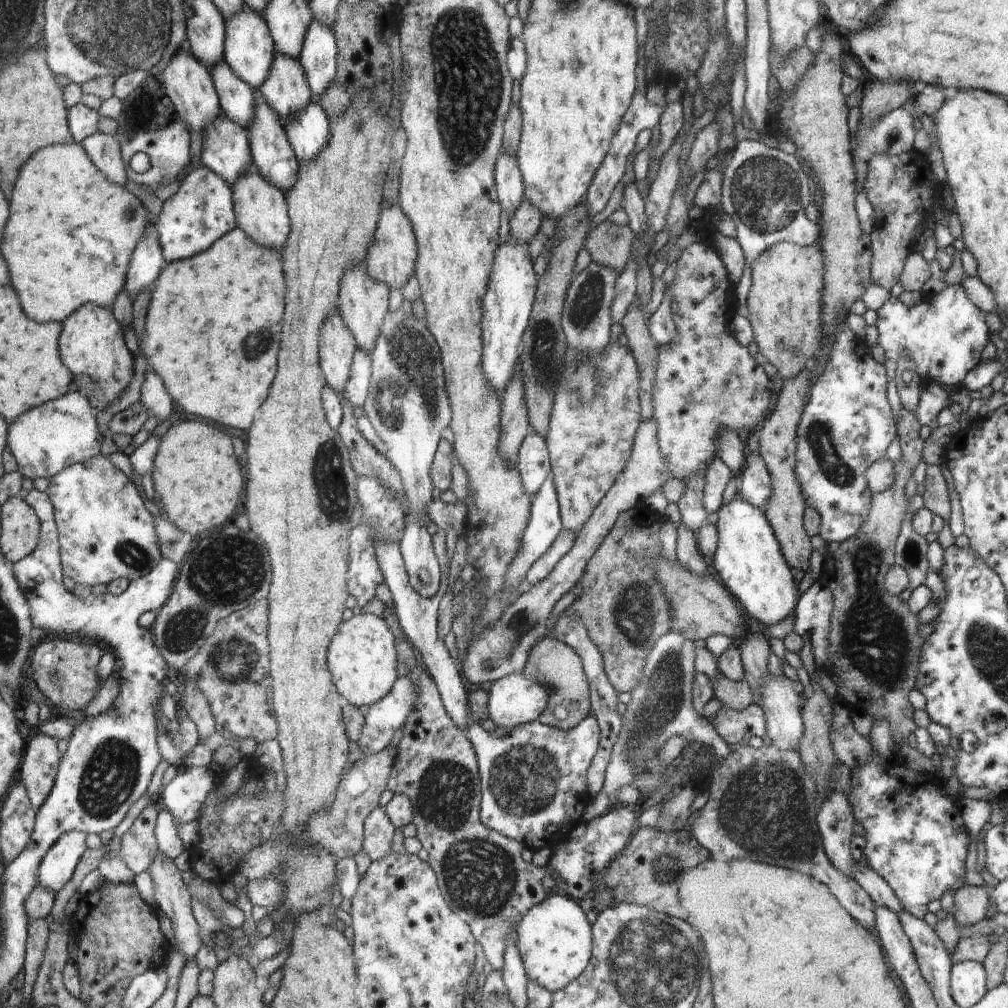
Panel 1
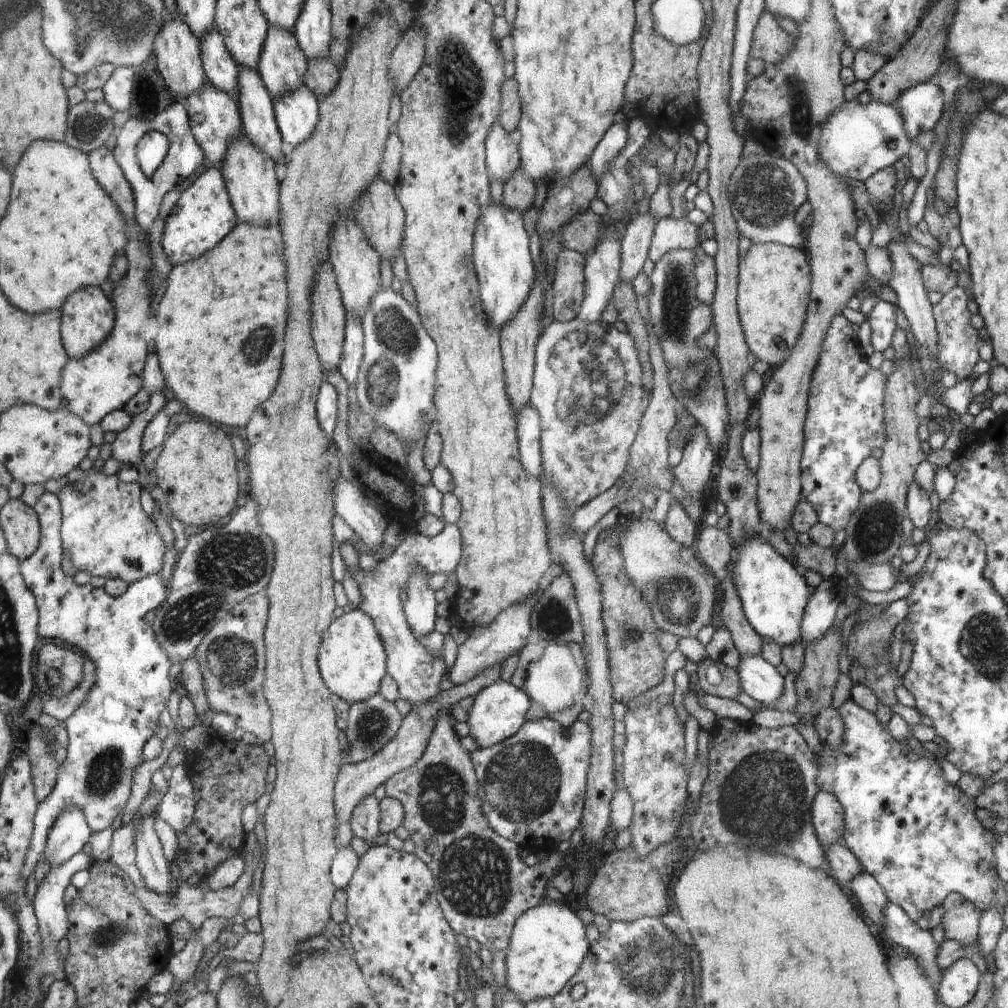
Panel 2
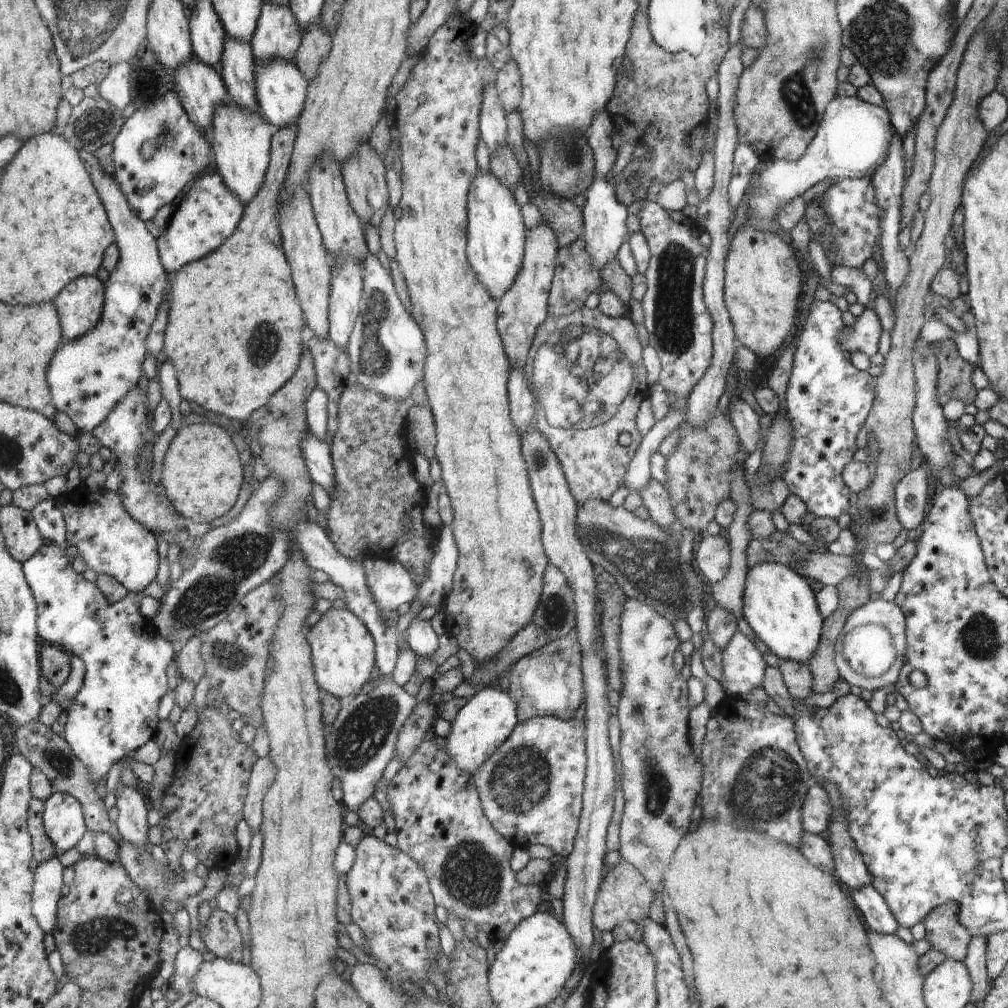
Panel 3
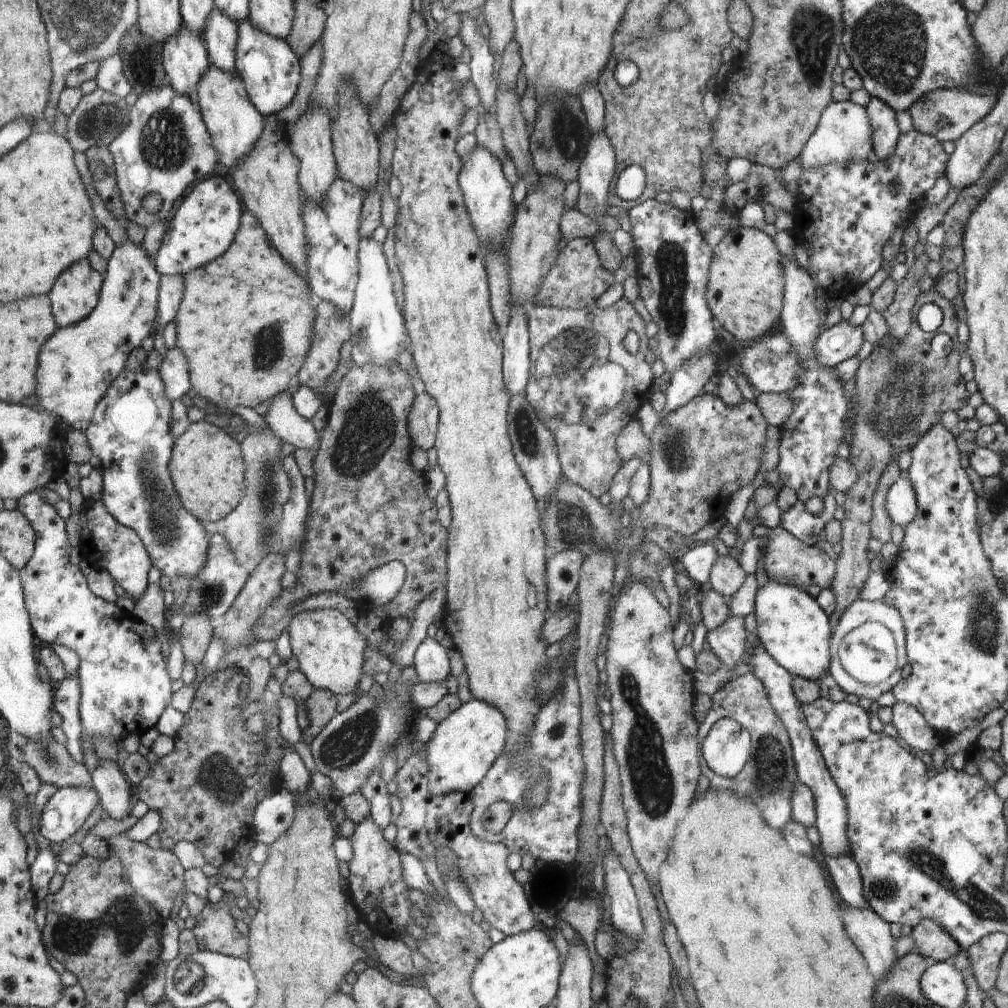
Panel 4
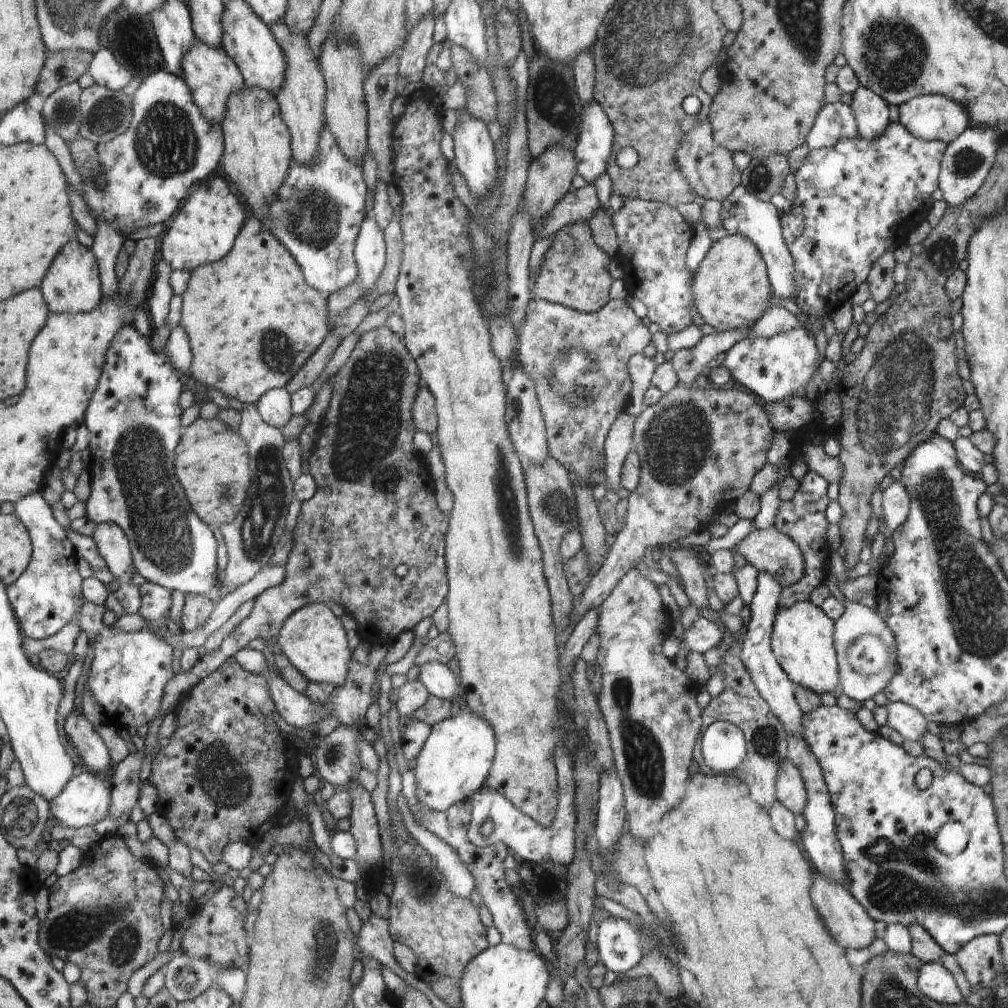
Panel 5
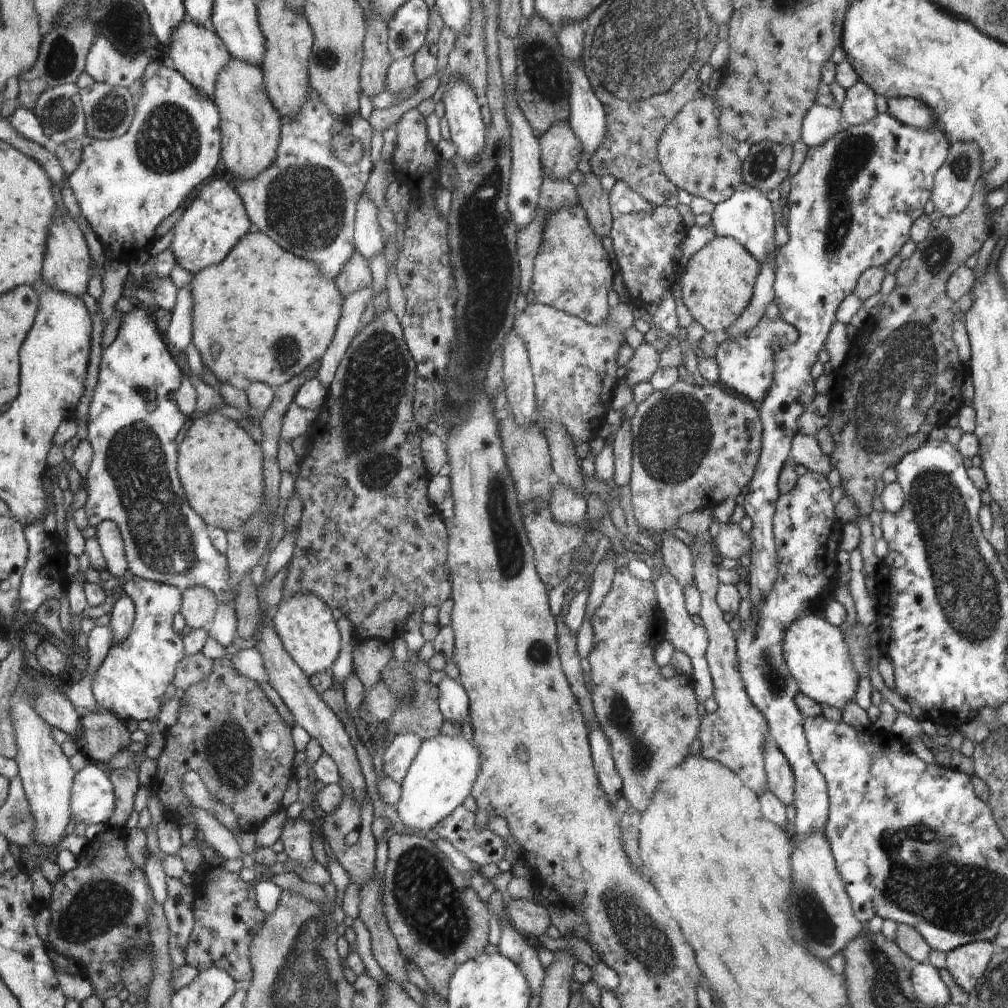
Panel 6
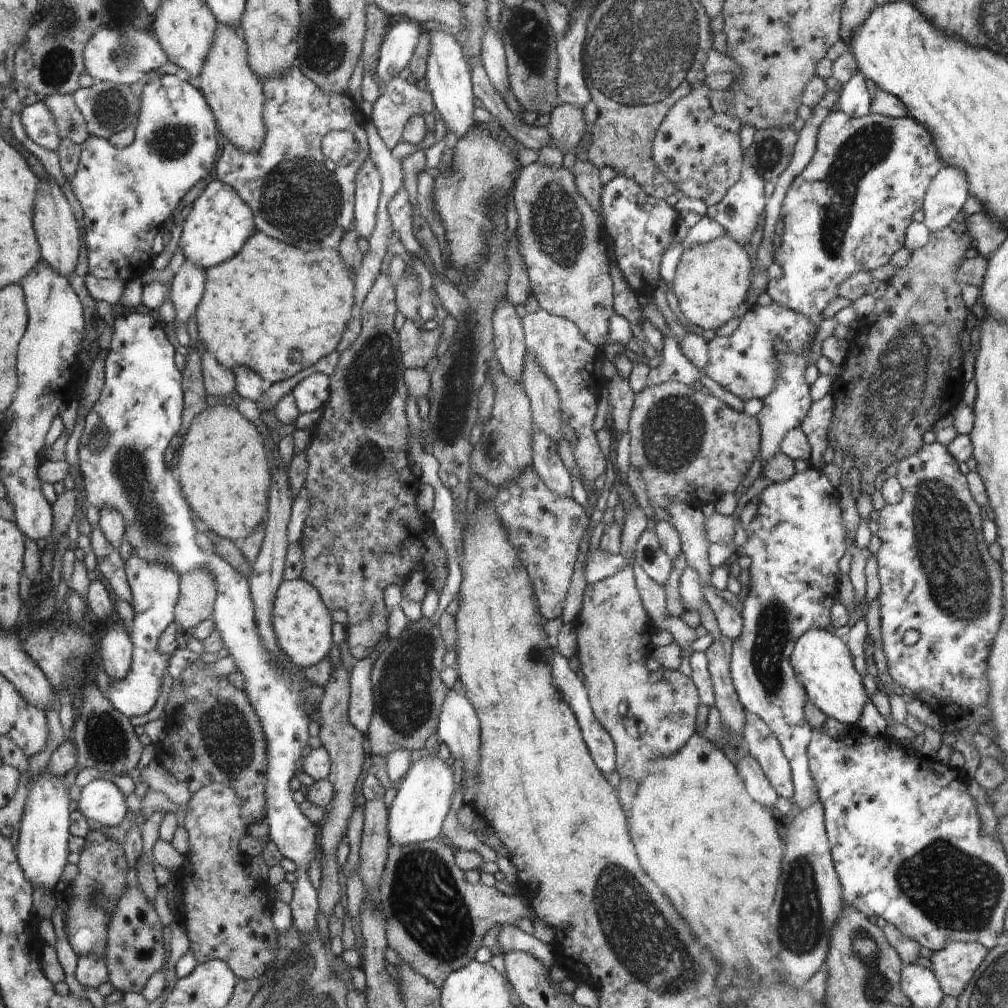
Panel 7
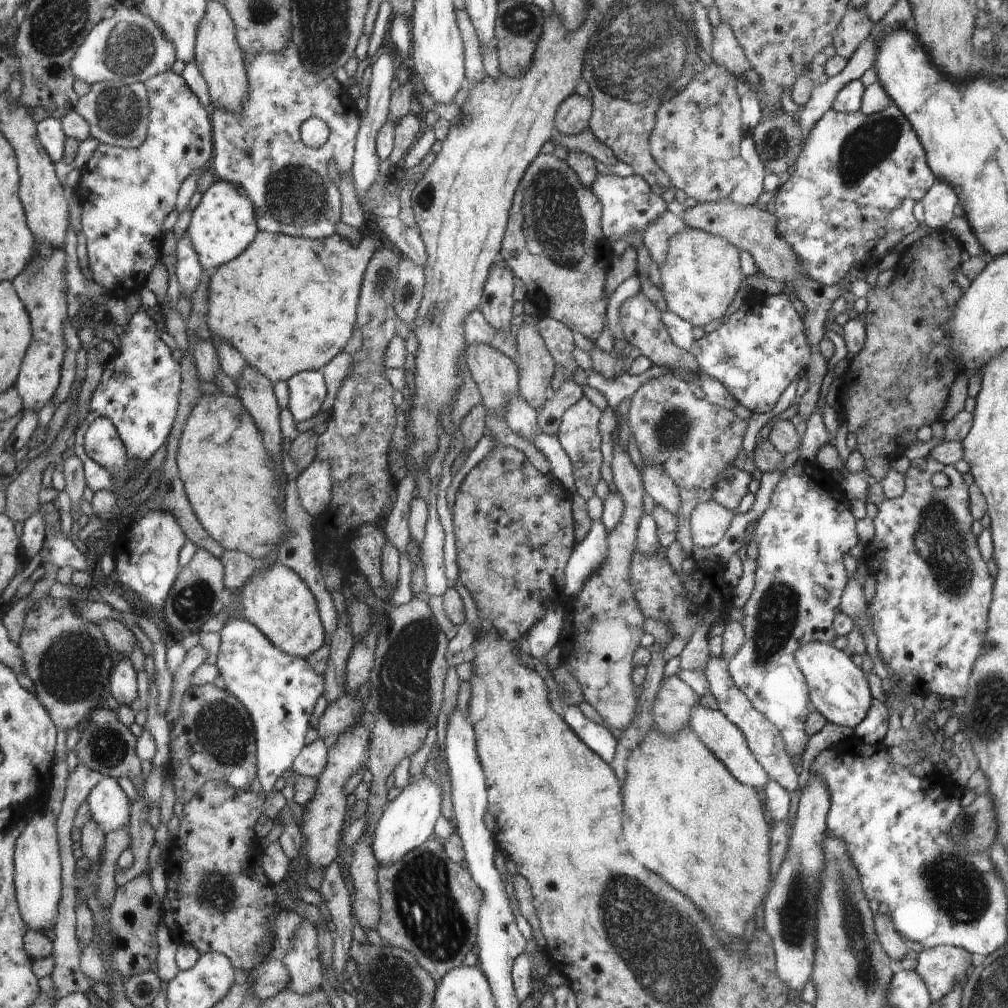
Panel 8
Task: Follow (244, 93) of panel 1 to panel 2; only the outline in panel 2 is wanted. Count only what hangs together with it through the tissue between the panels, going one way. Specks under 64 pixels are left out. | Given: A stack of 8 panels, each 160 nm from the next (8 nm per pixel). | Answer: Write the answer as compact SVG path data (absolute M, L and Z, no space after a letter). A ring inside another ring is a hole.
M215 28L206 37L200 38L203 69L208 84L234 96L238 92L239 66Z

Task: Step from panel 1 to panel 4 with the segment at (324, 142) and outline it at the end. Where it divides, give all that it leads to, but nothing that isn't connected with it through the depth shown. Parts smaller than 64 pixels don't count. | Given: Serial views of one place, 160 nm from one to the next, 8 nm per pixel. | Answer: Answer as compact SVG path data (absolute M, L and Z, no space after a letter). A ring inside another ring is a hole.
M249 18L236 24L239 40L236 48L235 73L243 79L247 93L260 114L267 118L268 115L280 112L294 100L302 80L300 58L284 39L260 30L260 27L255 27Z

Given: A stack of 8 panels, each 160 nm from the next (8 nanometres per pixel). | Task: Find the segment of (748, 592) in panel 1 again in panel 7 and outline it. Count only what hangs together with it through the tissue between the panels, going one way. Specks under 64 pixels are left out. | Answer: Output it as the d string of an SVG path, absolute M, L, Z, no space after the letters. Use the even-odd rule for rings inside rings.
M824 628L810 629L796 641L794 652L791 654L791 663L807 689L808 700L827 717L835 718L838 722L846 723L853 728L862 716L863 708L870 700L870 696L864 688L863 676L855 669L850 649L843 639Z

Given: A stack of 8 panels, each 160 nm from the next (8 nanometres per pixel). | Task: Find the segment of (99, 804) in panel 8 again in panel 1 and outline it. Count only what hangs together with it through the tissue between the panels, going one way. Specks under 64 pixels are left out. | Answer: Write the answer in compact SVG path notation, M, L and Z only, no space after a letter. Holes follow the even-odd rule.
M74 829L64 833L43 858L39 866L38 884L58 892L72 878L76 864L86 848L85 832Z

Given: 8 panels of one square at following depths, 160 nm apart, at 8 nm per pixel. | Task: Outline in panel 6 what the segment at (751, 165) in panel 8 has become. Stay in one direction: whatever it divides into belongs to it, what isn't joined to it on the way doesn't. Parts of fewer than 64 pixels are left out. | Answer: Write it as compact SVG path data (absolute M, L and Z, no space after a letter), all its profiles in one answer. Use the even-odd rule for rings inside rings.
M744 183L730 198L715 205L711 221L716 236L735 238L744 248L755 255L760 263L767 261L767 258L772 255L775 256L774 210L767 194L759 188Z

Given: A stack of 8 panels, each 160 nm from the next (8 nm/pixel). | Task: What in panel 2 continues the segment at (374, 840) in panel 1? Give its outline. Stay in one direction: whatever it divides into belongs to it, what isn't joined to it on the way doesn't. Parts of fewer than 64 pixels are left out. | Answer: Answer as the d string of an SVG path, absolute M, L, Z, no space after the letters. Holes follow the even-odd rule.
M374 794L366 795L354 808L350 819L353 836L366 840L370 846L374 845L372 840L380 834L379 818L379 800Z

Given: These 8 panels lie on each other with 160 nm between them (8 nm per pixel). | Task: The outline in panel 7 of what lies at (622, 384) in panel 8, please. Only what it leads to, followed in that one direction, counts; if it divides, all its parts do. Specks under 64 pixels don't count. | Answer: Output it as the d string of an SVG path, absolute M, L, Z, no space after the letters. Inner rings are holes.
M670 332L663 337L661 350L662 363L649 369L648 386L659 385L668 381L678 381L692 387L696 380L701 380L701 370L696 368L679 349L676 335Z

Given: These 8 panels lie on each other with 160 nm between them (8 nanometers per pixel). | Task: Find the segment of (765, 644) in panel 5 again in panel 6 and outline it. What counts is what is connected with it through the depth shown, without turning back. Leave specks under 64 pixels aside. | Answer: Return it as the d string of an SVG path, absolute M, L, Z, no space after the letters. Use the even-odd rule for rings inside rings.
M878 113L870 122L861 125L848 126L843 124L844 128L840 129L833 137L830 137L822 145L815 147L808 147L806 157L802 166L796 174L789 177L790 180L790 192L788 192L787 210L788 210L788 226L787 231L789 234L788 243L777 248L775 252L775 302L779 308L779 316L782 317L788 324L794 325L799 330L799 338L794 344L781 343L780 341L774 342L774 354L775 354L775 368L774 368L774 384L772 384L766 397L762 401L760 406L760 414L763 421L763 434L762 434L762 454L759 458L759 466L755 472L755 478L751 481L749 491L744 497L744 504L742 508L745 510L745 514L751 518L752 530L749 532L751 538L751 550L749 556L751 557L751 564L748 570L747 582L750 585L749 599L753 604L752 610L757 609L760 601L764 600L764 597L768 594L770 588L774 584L777 575L777 556L775 549L775 542L773 537L773 516L775 513L775 504L779 497L779 490L777 487L777 480L782 470L782 467L790 459L791 442L794 435L799 432L798 430L798 419L799 416L804 412L805 406L813 400L817 395L816 389L814 388L815 380L810 375L810 369L812 365L819 359L820 350L824 348L826 344L826 336L829 336L828 332L831 332L830 326L834 324L834 314L840 306L840 302L854 290L859 276L870 267L884 267L893 256L899 254L900 249L909 240L910 229L912 224L917 218L920 218L923 213L924 204L931 198L931 190L933 189L933 180L936 171L944 164L946 160L949 146L949 140L947 136L942 132L942 129L938 124L934 124L931 127L925 129L919 129L910 125L902 124L898 122L893 116L888 113Z

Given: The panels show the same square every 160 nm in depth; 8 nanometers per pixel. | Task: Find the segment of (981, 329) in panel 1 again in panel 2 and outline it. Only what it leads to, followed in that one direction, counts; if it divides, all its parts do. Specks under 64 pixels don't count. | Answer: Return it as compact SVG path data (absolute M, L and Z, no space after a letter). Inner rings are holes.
M956 286L943 294L940 302L933 306L933 317L938 335L937 361L940 361L942 372L954 372L959 381L971 374L979 360L976 342L980 334L970 325L972 312L967 307L970 299L968 291ZM878 300L868 315L871 344L876 352L884 352L891 345L896 328L896 310L892 303Z

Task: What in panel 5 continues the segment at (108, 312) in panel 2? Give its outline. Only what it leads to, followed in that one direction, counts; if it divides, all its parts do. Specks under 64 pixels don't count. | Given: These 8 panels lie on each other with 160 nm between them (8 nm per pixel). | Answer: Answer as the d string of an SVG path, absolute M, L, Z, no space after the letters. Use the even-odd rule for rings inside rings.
M79 241L72 242L60 258L56 258L56 266L52 266L52 274L48 278L43 278L39 289L50 307L50 312L90 312L96 309L102 298L100 290L100 274L98 274L96 255L92 254L92 249L82 245Z

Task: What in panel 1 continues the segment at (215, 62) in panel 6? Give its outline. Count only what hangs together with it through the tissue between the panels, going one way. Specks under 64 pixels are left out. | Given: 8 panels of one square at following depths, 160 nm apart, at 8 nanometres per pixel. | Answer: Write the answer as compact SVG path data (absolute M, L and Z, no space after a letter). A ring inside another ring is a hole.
M252 168L251 172L248 172L242 180L234 182L231 190L234 192L234 205L239 228L254 242L260 243L266 248L282 250L291 232L290 211L288 211L284 192L268 182L268 179L264 178L257 168Z

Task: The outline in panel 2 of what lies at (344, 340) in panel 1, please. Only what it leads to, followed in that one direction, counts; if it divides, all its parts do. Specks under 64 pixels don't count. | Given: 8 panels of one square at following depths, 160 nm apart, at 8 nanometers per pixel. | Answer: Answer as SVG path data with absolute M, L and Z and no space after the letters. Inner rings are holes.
M330 260L324 261L318 272L314 292L312 292L312 336L315 341L315 349L319 351L323 365L329 371L338 369L342 362L346 322L346 307L343 305L342 292L339 290L335 269Z

